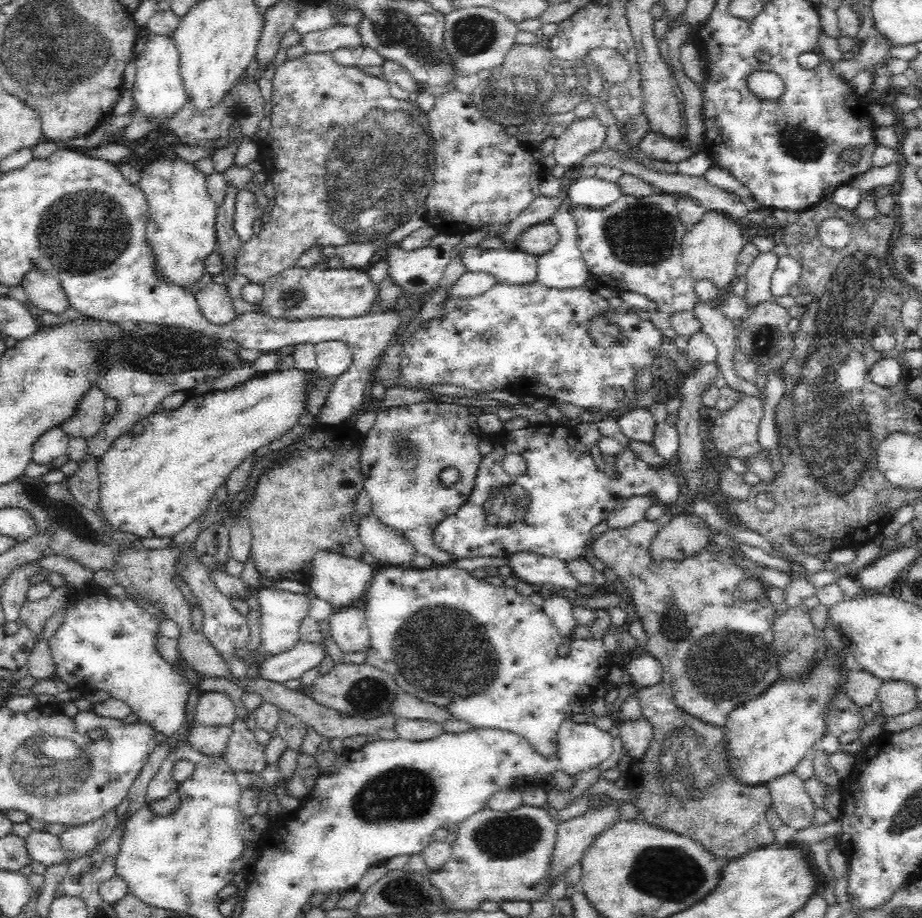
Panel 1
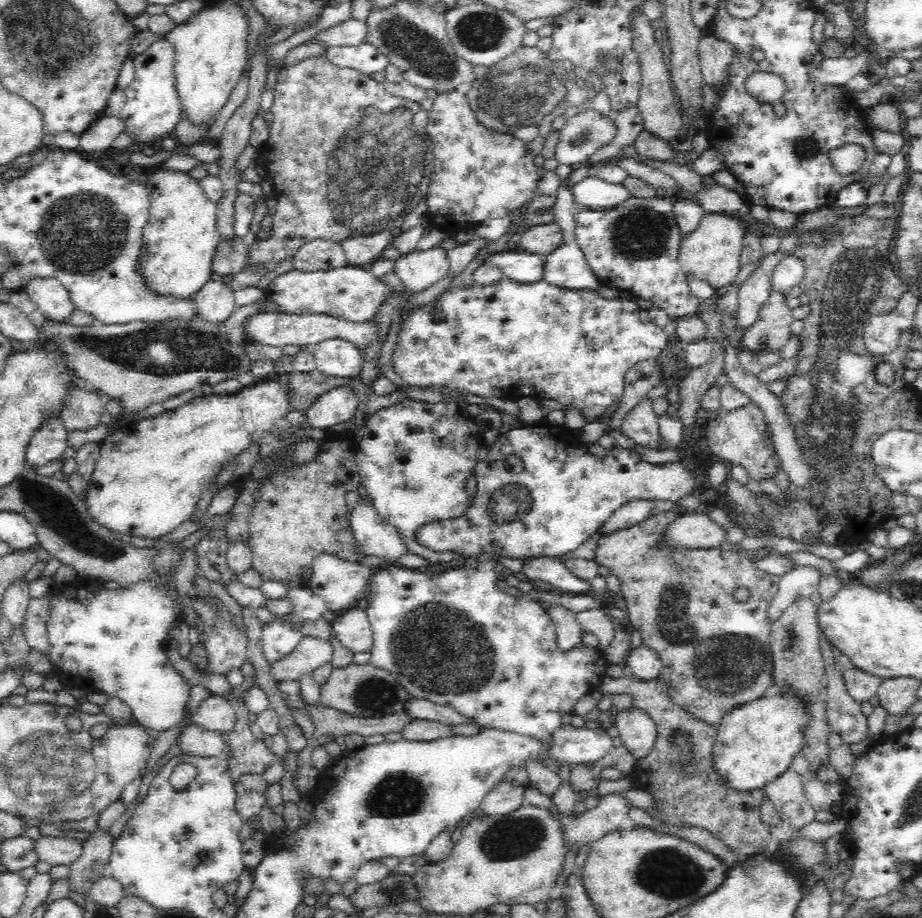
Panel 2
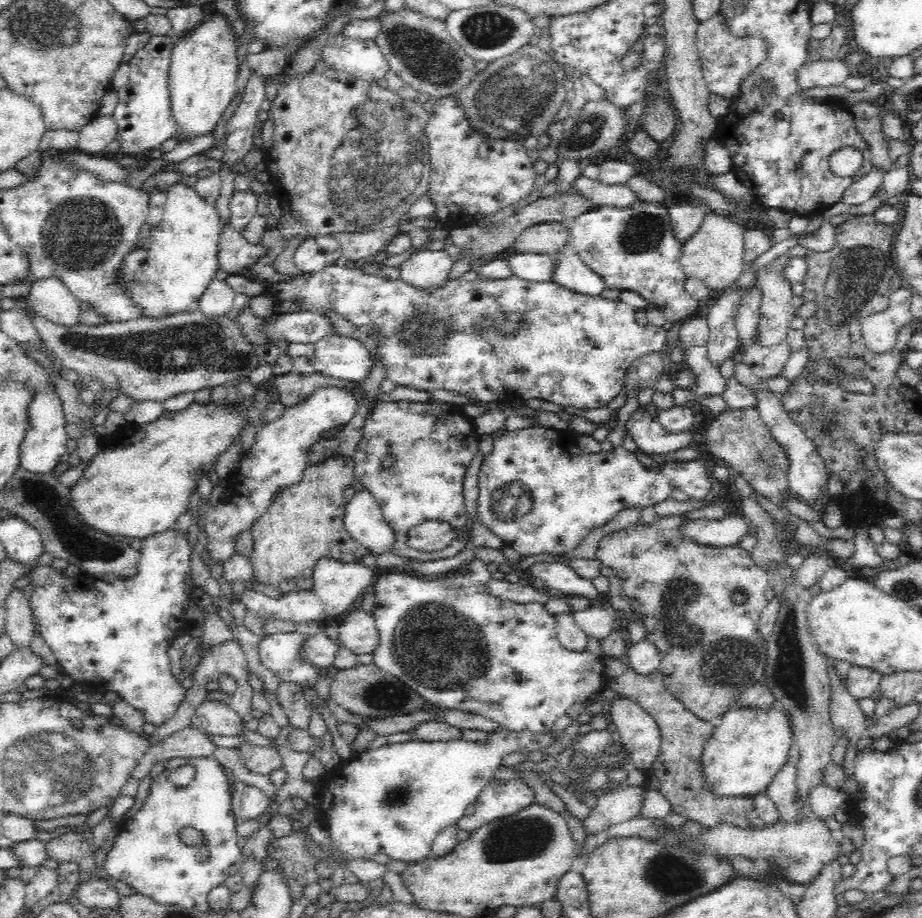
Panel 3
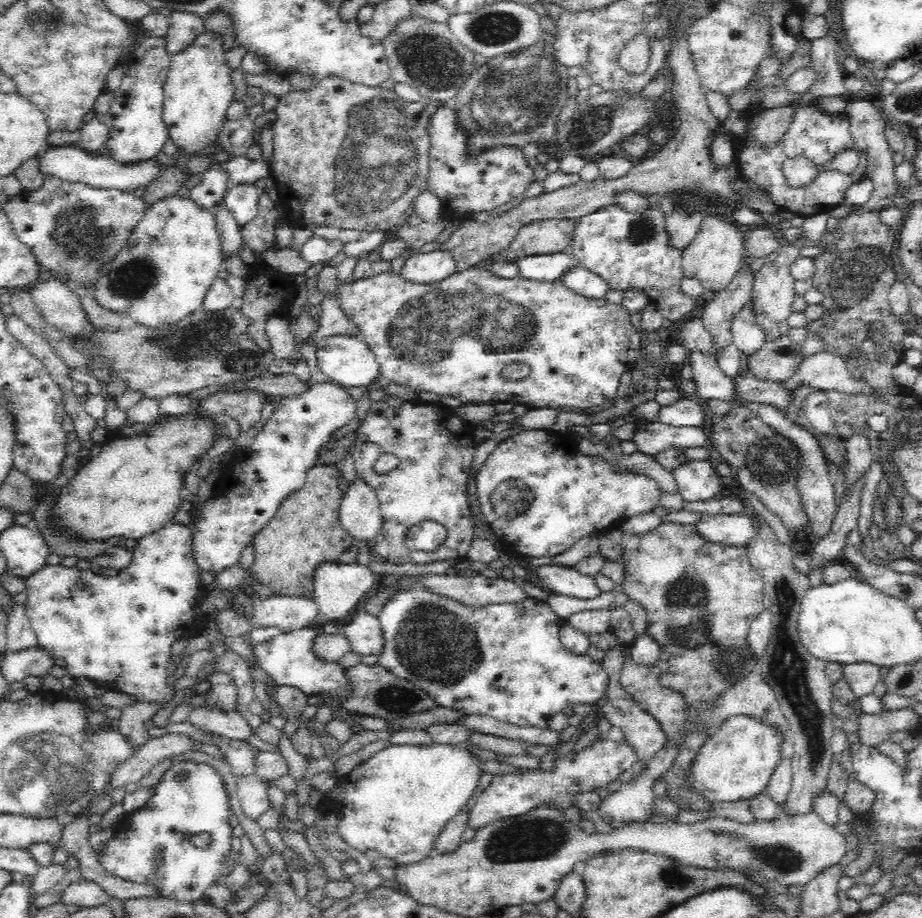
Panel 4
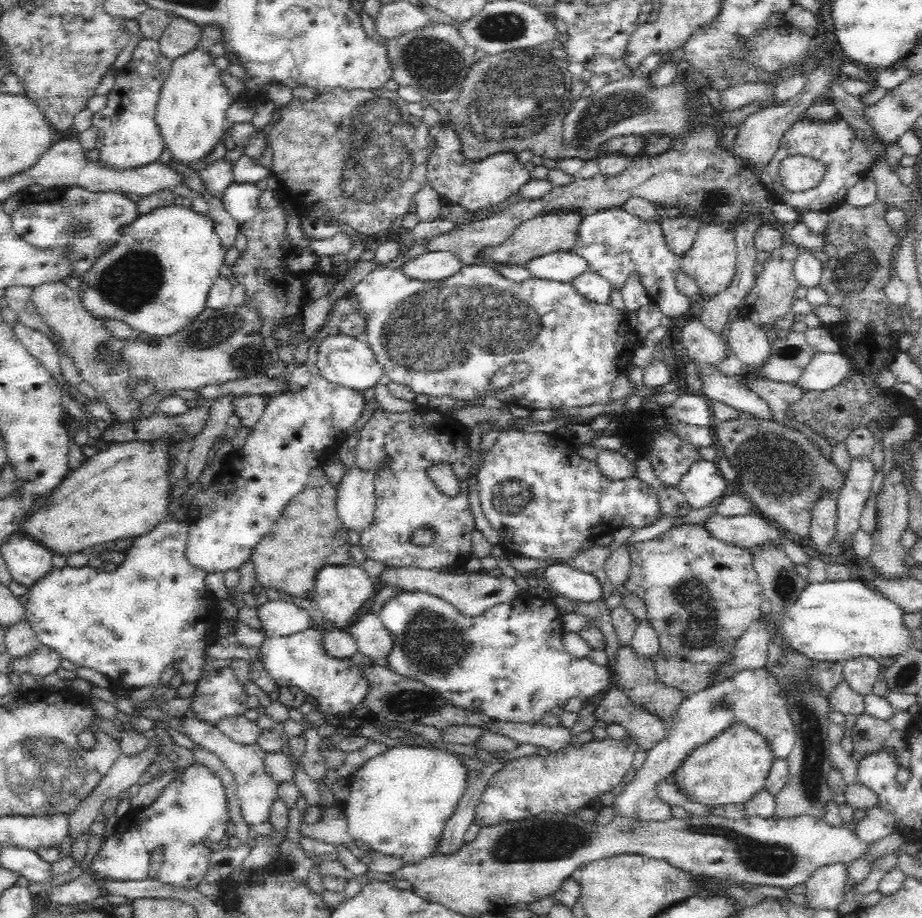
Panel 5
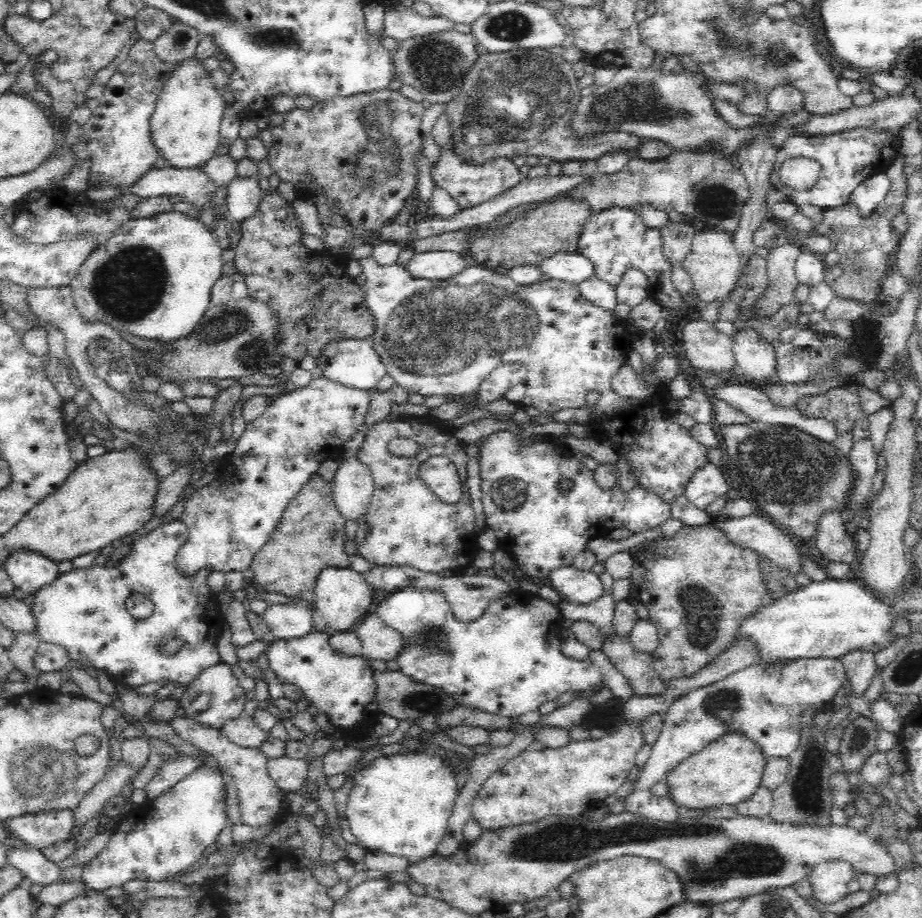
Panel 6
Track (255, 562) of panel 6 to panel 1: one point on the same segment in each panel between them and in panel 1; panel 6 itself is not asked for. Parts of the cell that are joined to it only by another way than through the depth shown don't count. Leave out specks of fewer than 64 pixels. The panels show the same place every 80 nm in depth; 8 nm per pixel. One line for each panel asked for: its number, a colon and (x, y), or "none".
1: (317, 477)
2: (303, 513)
3: (305, 522)
4: (306, 530)
5: (308, 534)

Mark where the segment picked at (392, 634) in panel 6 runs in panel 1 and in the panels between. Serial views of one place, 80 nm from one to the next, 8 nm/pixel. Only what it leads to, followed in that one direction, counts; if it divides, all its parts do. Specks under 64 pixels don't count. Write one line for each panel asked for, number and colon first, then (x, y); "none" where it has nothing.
1: (348, 627)
2: (351, 628)
3: (357, 632)
4: (363, 632)
5: (372, 639)

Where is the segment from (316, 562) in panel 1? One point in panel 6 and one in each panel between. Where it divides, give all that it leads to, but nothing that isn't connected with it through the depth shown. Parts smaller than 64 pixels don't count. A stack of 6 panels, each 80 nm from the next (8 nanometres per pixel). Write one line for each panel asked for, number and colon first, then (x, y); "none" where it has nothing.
2: (340, 583)
3: (337, 584)
4: (337, 587)
5: (340, 590)
6: (342, 596)

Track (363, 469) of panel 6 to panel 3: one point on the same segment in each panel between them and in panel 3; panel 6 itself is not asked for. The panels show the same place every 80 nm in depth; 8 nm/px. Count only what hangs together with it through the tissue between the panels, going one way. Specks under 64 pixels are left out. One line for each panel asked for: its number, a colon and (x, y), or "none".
3: (363, 519)
4: (360, 515)
5: (356, 500)

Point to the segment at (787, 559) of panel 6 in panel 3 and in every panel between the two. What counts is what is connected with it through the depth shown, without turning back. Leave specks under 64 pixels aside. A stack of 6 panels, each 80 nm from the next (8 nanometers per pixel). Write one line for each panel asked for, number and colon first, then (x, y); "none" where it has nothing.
3: (710, 533)
4: (736, 529)
5: (752, 529)

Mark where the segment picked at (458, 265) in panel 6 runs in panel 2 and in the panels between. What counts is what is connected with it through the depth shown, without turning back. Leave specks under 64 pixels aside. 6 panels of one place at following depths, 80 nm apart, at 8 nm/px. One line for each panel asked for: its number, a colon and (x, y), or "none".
2: (418, 270)
3: (426, 269)
4: (433, 267)
5: (432, 266)

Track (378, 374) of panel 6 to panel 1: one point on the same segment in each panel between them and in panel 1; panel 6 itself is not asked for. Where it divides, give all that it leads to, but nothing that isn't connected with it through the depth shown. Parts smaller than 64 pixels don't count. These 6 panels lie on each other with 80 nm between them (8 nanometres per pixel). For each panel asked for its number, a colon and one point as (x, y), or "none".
1: (333, 357)
2: (337, 357)
3: (342, 357)
4: (345, 360)
5: (346, 360)

